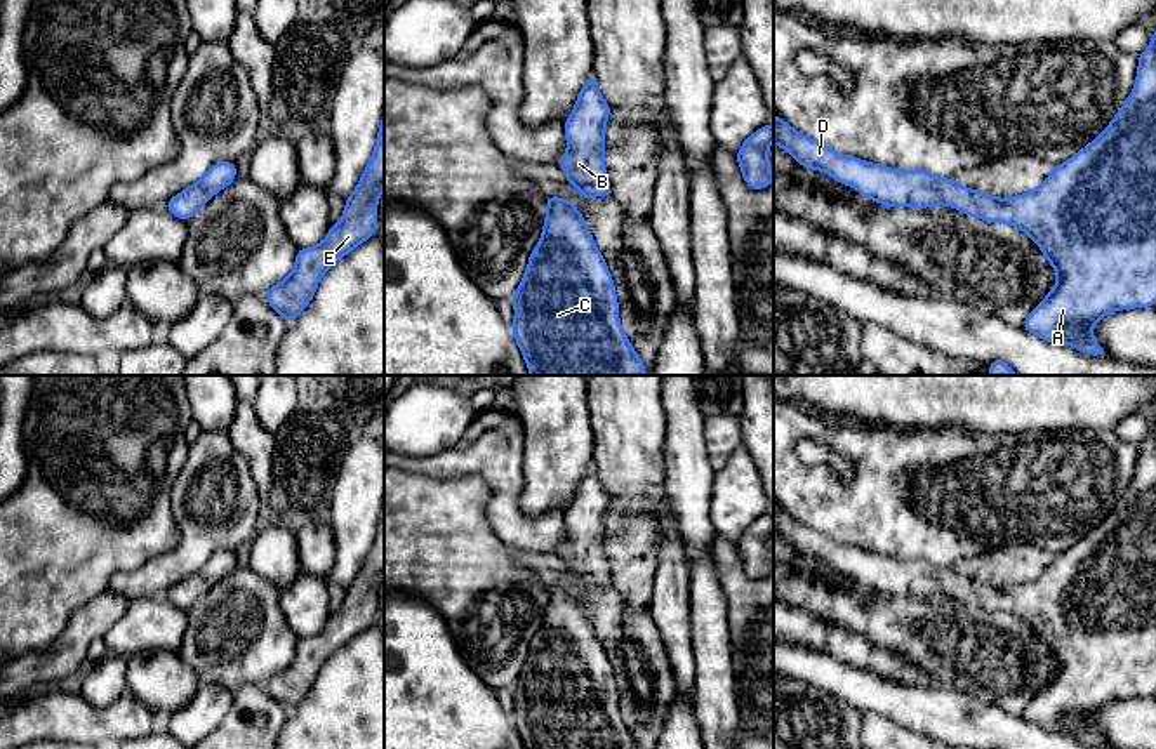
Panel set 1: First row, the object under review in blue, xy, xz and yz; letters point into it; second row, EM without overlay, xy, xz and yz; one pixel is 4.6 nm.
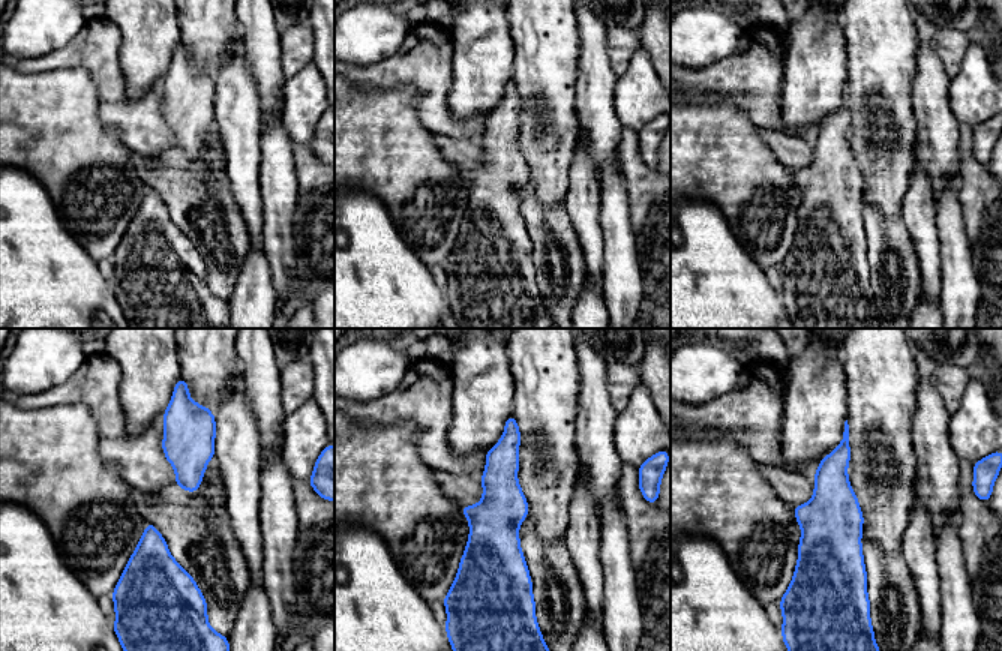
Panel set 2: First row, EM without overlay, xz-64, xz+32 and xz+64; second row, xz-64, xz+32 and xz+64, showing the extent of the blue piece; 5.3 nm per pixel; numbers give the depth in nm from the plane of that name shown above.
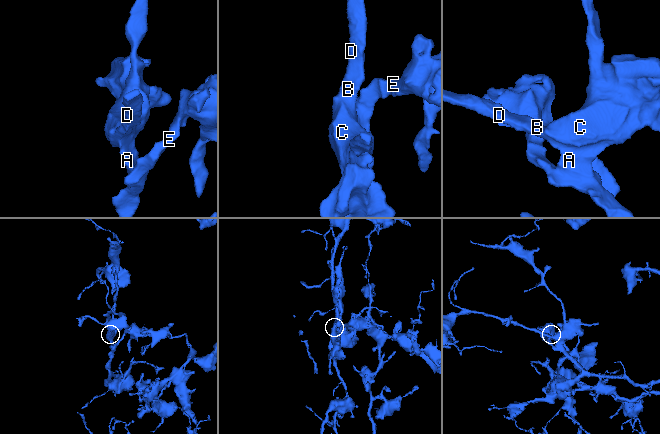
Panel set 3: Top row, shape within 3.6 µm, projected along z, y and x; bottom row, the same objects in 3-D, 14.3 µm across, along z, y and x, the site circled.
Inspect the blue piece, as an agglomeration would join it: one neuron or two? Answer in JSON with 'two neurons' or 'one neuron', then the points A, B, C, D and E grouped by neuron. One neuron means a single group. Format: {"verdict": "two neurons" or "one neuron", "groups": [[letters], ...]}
{"verdict": "one neuron", "groups": [["A", "B", "C", "D", "E"]]}

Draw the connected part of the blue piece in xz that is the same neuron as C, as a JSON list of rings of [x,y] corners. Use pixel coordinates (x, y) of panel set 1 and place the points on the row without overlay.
[[[546,586],[541,631],[513,685],[511,721],[525,749],[640,749],[622,721],[612,664],[591,620],[568,589]]]

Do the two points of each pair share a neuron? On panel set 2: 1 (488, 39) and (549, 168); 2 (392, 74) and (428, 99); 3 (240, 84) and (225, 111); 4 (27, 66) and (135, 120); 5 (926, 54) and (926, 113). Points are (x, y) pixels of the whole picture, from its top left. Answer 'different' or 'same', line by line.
1: different
2: same
3: same
4: same
5: same

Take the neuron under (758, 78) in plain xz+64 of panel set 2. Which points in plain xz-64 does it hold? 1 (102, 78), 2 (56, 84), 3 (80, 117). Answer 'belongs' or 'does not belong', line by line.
1: belongs
2: does not belong
3: does not belong

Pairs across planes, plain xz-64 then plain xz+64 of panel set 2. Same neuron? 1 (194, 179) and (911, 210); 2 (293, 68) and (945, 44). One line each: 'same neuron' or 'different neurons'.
1: different neurons
2: same neuron

